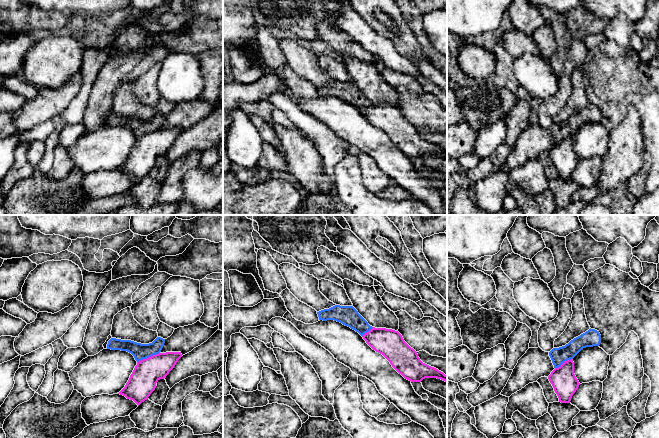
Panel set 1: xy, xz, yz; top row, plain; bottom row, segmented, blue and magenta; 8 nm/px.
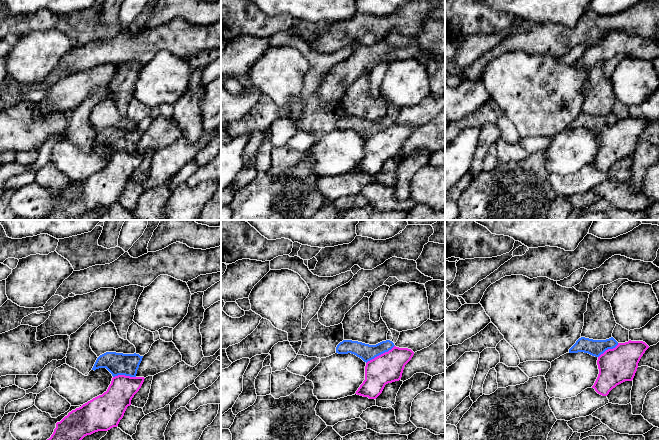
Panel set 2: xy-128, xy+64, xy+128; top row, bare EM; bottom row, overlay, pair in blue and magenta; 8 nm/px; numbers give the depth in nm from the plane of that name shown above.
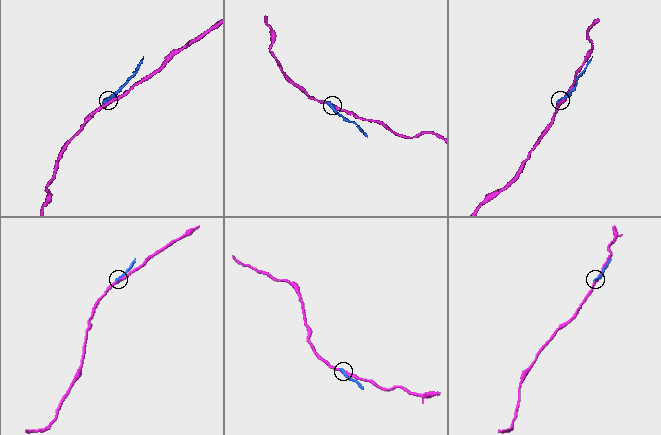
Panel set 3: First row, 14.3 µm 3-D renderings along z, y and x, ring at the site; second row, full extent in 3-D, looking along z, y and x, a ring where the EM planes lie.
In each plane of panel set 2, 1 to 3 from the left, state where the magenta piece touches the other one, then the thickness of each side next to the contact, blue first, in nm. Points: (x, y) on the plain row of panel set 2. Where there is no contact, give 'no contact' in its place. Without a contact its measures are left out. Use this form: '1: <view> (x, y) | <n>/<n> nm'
1: xy-128 (124, 150) | 180/220 nm
2: xy+64 (380, 130) | 140/240 nm
3: xy+128 (608, 124) | 130/280 nm

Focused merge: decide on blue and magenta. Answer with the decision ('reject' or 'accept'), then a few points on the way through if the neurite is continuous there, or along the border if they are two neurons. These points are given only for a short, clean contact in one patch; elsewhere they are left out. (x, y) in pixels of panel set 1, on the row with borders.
reject

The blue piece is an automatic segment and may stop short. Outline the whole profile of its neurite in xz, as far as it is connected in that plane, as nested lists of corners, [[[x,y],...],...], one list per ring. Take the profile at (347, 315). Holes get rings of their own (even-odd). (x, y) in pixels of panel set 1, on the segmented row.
[[[335,305],[317,312],[319,320],[334,320],[358,332],[361,336],[373,327],[358,313],[353,306]]]

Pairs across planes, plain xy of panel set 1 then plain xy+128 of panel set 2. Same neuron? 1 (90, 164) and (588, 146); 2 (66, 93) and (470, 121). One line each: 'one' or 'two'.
1: one
2: one

